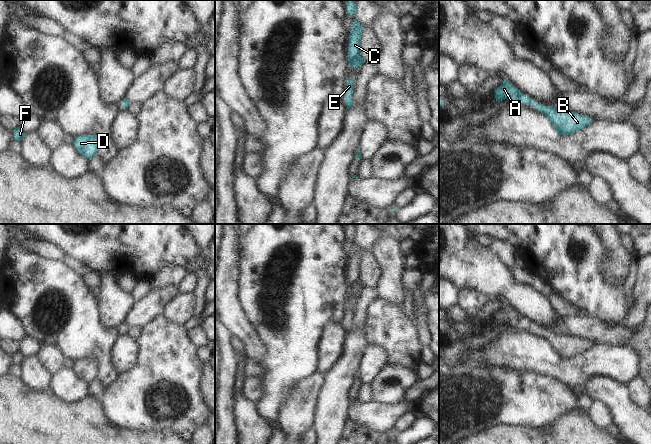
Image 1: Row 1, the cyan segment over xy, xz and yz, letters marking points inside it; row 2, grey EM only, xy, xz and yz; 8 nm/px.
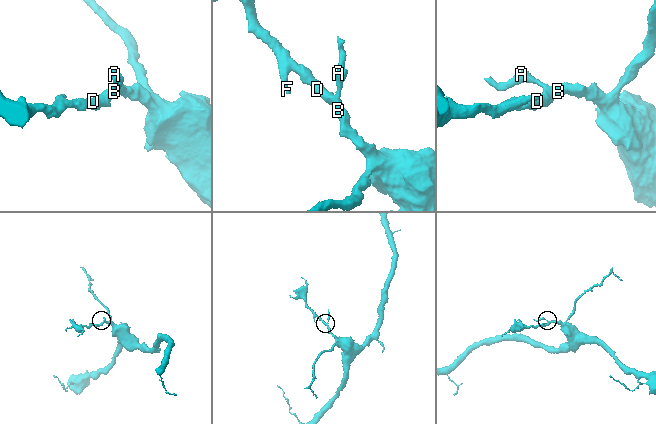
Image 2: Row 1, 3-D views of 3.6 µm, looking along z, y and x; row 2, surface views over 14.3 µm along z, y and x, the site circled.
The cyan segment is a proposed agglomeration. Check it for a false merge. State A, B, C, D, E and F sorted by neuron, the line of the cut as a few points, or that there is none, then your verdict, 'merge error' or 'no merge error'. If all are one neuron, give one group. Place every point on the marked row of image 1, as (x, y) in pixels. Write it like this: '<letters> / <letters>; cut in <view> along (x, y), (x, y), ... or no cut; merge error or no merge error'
A B C D E F; no cut; no merge error

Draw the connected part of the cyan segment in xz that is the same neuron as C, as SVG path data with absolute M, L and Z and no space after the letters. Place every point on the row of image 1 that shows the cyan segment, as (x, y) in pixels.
M354 18L348 44L348 61L351 68L361 67L365 62L361 56L361 37L364 27Z

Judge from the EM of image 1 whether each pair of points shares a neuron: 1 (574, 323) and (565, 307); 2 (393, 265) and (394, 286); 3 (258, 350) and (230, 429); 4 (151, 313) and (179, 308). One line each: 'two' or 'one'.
1: two
2: one
3: two
4: two

